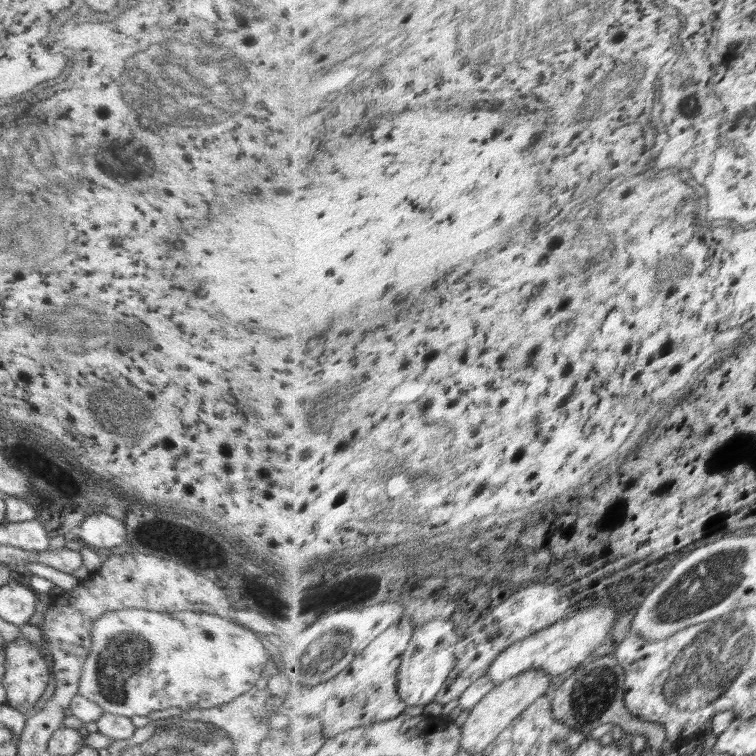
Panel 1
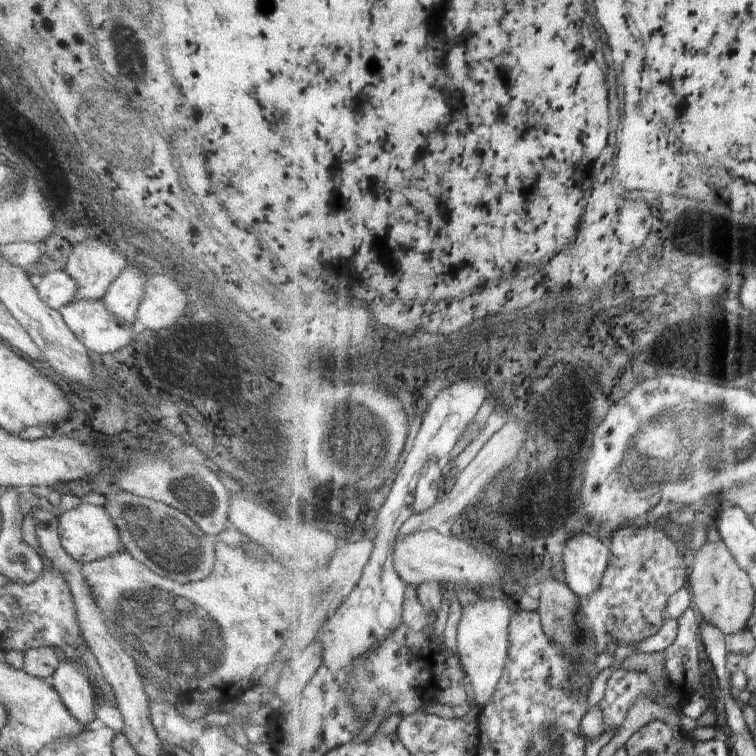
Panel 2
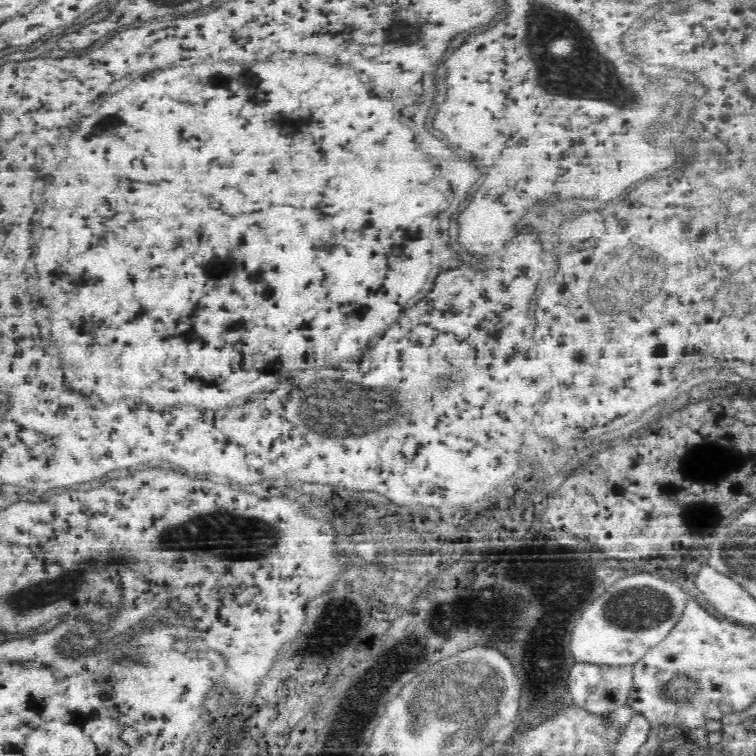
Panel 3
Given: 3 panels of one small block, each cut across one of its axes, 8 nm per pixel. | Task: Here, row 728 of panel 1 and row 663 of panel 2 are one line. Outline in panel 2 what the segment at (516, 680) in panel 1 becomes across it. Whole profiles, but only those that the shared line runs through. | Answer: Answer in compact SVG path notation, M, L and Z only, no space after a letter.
M478 599L463 610L459 624L459 655L480 707L487 705L495 696L503 680L504 669L510 662L511 622L514 617L515 612L502 599Z

